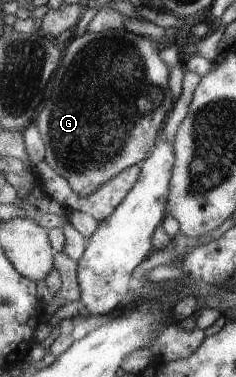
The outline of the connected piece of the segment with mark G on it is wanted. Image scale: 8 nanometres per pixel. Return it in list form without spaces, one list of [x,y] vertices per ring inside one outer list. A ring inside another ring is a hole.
[[[124,29],[73,36],[63,48],[63,58],[53,81],[50,98],[35,124],[47,147],[45,160],[82,197],[92,195],[119,173],[146,161],[155,148],[156,140],[161,137],[175,100],[174,93],[170,92],[170,61],[160,57],[156,44],[150,37]],[[154,89],[164,89],[166,101],[158,101],[158,105],[154,105]]]

